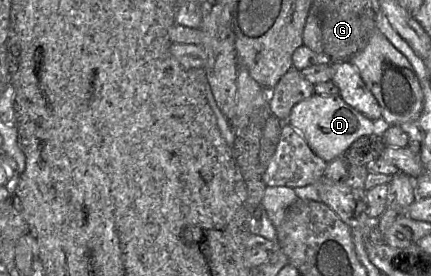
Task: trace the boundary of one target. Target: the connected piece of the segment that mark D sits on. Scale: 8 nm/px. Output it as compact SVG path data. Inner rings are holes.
M316 93L294 105L286 122L299 131L312 150L327 163L343 156L359 137L377 133L381 125L347 104L339 94Z

